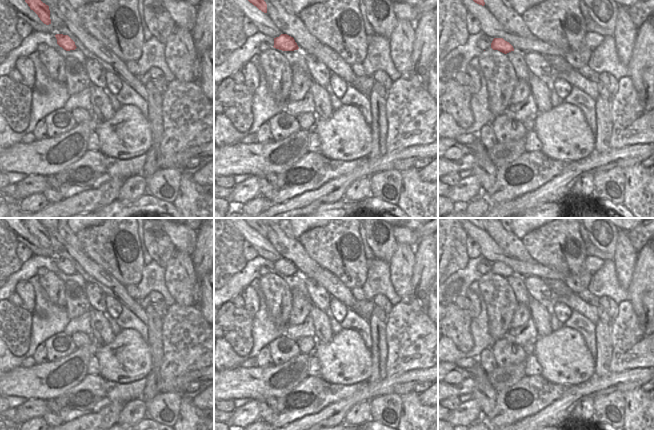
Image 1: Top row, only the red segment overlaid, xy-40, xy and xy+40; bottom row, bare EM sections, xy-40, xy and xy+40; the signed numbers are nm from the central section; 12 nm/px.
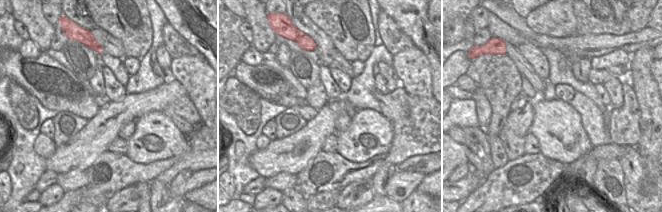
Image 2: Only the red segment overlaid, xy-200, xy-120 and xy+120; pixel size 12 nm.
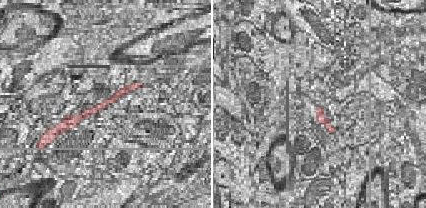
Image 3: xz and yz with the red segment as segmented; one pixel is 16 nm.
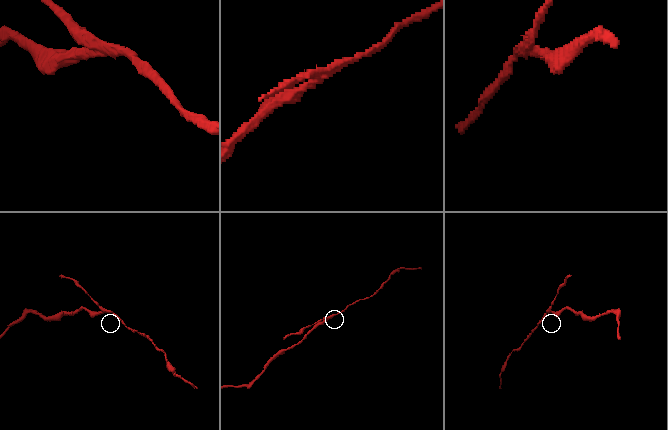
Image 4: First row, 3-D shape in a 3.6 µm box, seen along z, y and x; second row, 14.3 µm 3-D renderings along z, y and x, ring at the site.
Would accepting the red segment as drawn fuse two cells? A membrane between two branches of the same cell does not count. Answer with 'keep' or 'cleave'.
cleave

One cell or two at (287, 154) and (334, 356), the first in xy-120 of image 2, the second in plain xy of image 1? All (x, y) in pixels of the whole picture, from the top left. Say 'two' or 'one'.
two

